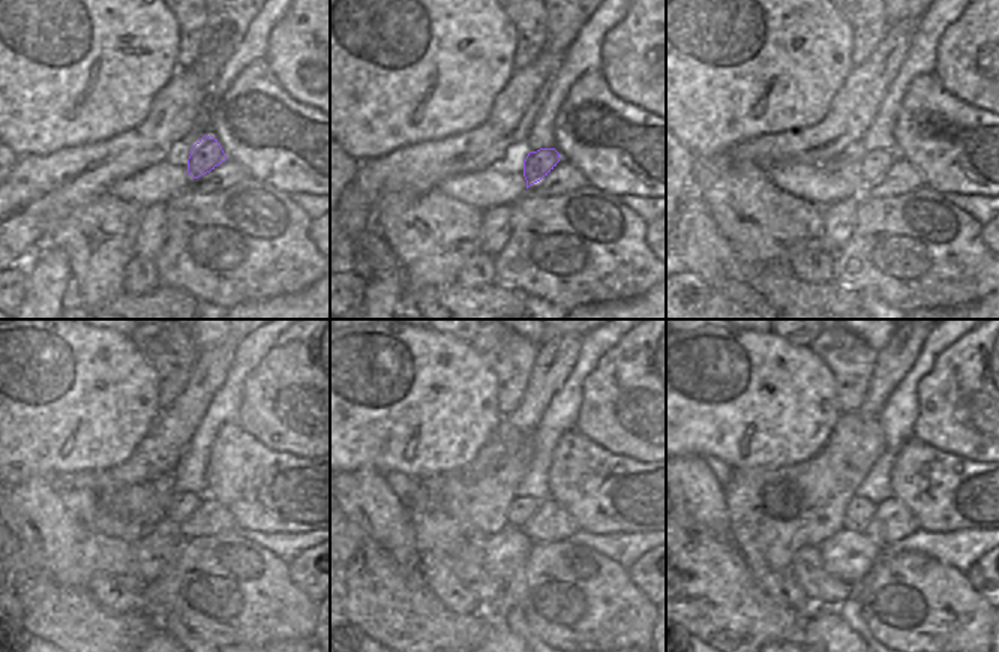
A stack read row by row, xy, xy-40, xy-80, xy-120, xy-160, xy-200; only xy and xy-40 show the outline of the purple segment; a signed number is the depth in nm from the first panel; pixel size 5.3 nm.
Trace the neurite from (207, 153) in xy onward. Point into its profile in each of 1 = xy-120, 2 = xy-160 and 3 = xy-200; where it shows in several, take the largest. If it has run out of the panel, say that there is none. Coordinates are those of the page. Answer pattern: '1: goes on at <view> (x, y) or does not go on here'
1: goes on at xy-120 (185, 504)
2: goes on at xy-160 (521, 508)
3: goes on at xy-200 (858, 511)

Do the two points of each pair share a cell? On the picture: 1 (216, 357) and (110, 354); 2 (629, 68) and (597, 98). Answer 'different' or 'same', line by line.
1: different
2: different

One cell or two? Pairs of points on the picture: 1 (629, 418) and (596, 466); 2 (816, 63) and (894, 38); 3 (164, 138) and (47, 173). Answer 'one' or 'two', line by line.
1: two
2: two
3: one

